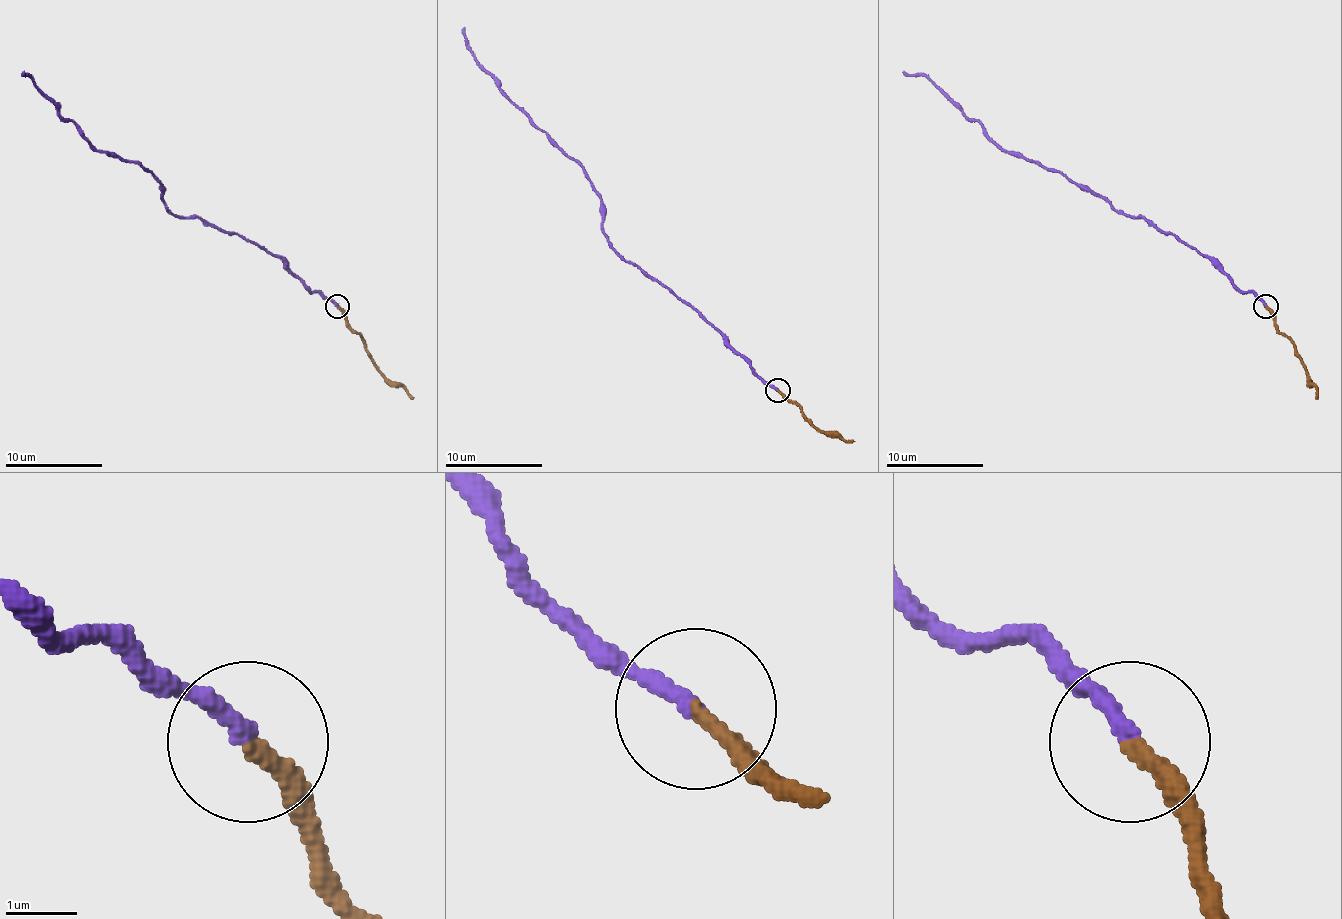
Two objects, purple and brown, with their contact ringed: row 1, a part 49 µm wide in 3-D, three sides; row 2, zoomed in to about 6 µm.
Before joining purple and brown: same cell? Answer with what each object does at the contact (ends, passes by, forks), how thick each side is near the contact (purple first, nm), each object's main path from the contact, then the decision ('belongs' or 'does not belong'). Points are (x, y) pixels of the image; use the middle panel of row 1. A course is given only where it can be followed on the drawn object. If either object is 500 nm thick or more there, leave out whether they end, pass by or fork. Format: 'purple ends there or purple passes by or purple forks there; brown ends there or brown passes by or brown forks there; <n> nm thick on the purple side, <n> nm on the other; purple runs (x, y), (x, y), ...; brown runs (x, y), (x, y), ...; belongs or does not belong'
purple ends there; brown ends there; 240 nm thick on the purple side, 240 nm on the other; purple runs (777, 389), (718, 331), (611, 245), (601, 228), (601, 194), (467, 48), (465, 26); brown runs (777, 389), (801, 409), (816, 428), (855, 440); belongs

